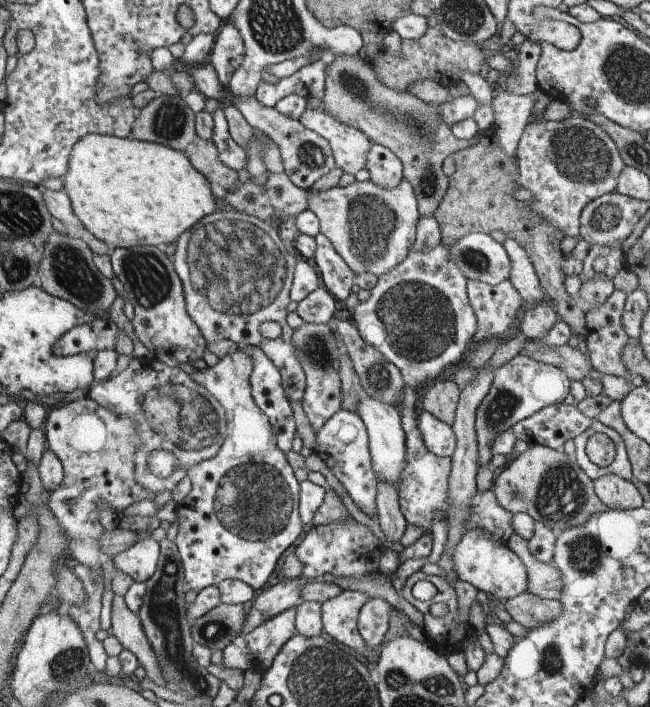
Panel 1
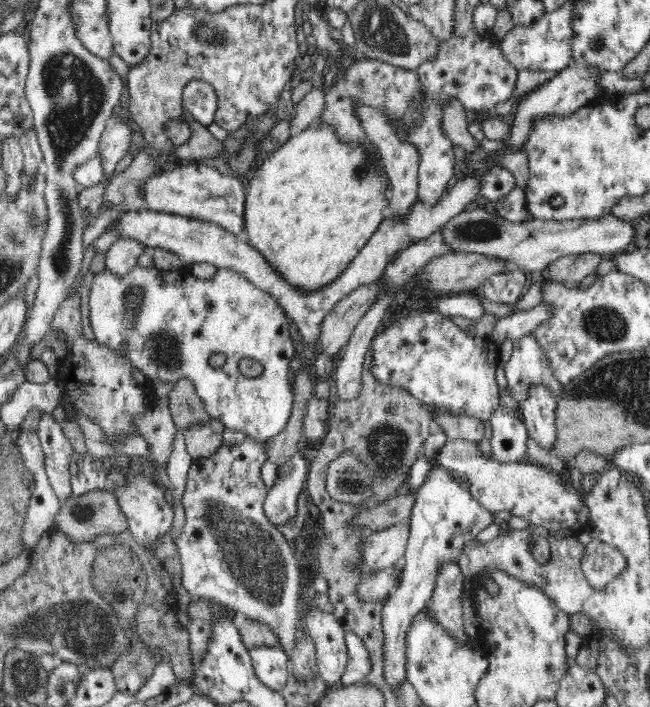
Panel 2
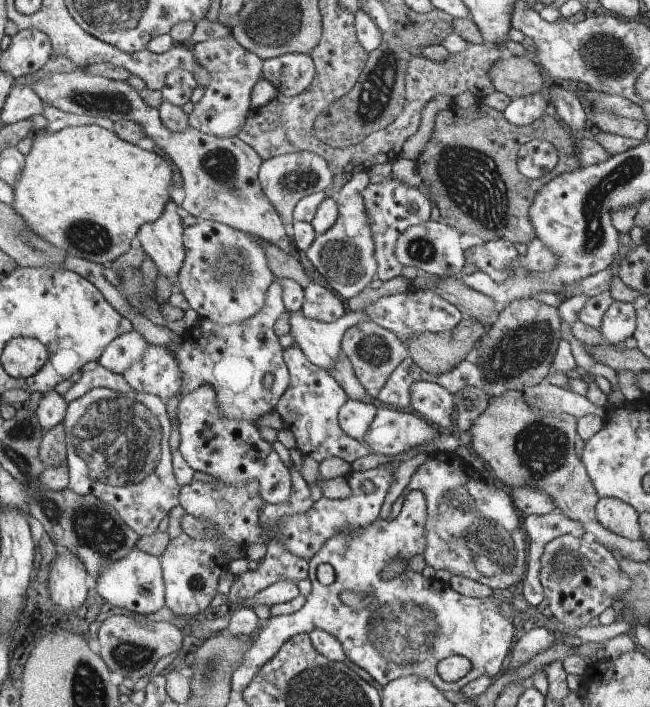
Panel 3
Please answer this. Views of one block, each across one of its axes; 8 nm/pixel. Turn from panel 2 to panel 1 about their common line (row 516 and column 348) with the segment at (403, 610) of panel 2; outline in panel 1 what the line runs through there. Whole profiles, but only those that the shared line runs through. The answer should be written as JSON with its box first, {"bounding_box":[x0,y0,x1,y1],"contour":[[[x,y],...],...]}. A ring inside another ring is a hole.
{"bounding_box":[313,411,378,516],"contour":[[[356,411],[335,412],[332,418],[327,420],[327,424],[316,433],[316,445],[313,452],[326,463],[358,508],[368,516],[376,514],[375,498],[378,478],[372,468],[367,428]]]}

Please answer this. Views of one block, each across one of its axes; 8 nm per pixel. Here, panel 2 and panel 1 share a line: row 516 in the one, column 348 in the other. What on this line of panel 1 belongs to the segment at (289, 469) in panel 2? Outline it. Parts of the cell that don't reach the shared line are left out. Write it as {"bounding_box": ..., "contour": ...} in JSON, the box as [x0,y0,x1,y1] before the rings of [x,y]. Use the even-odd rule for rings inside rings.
{"bounding_box":[312,232,356,303],"contour":[[[322,232],[315,236],[315,241],[317,245],[312,262],[318,269],[322,284],[339,303],[342,303],[352,292],[352,285],[356,283],[356,274],[342,260]]]}

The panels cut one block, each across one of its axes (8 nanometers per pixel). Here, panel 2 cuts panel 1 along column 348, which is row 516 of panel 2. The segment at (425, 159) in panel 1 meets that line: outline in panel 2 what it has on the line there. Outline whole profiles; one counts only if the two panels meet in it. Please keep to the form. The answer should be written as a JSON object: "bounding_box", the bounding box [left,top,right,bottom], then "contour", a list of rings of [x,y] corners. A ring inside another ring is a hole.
{"bounding_box":[53,487,129,542],"contour":[[[112,487],[70,497],[61,505],[53,526],[72,542],[91,541],[92,538],[100,535],[122,534],[129,528],[126,515],[120,510],[120,505],[116,502],[116,495],[112,494]]]}

